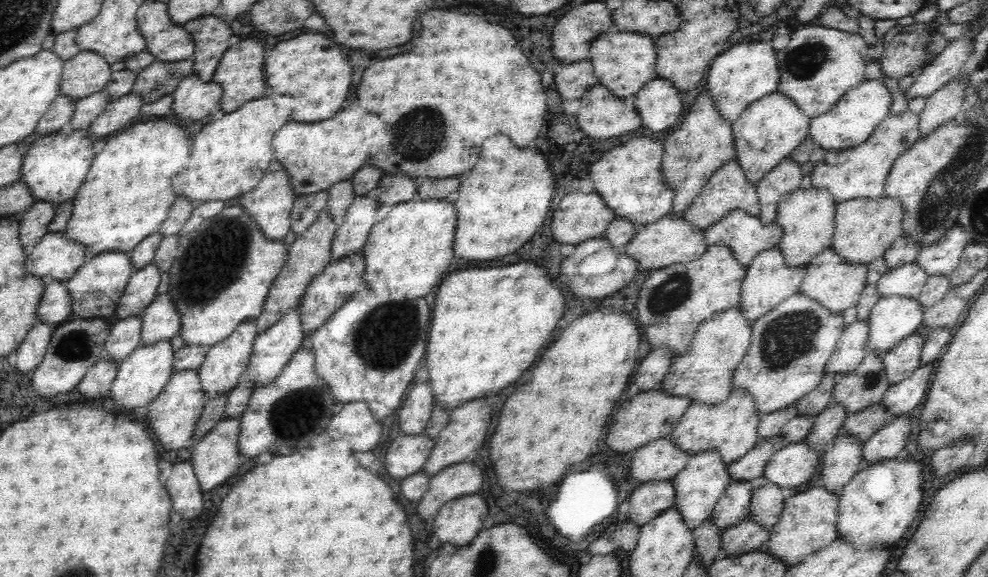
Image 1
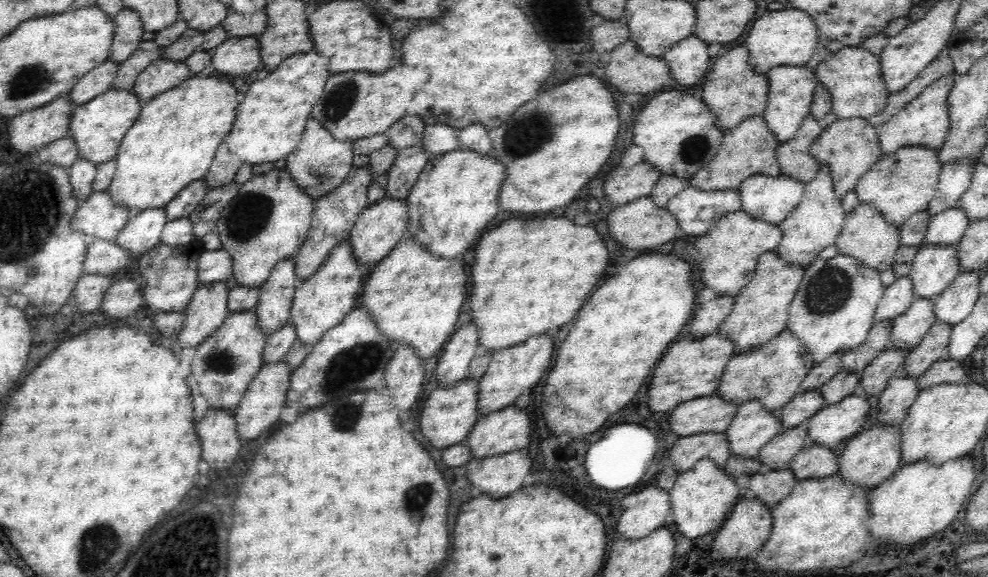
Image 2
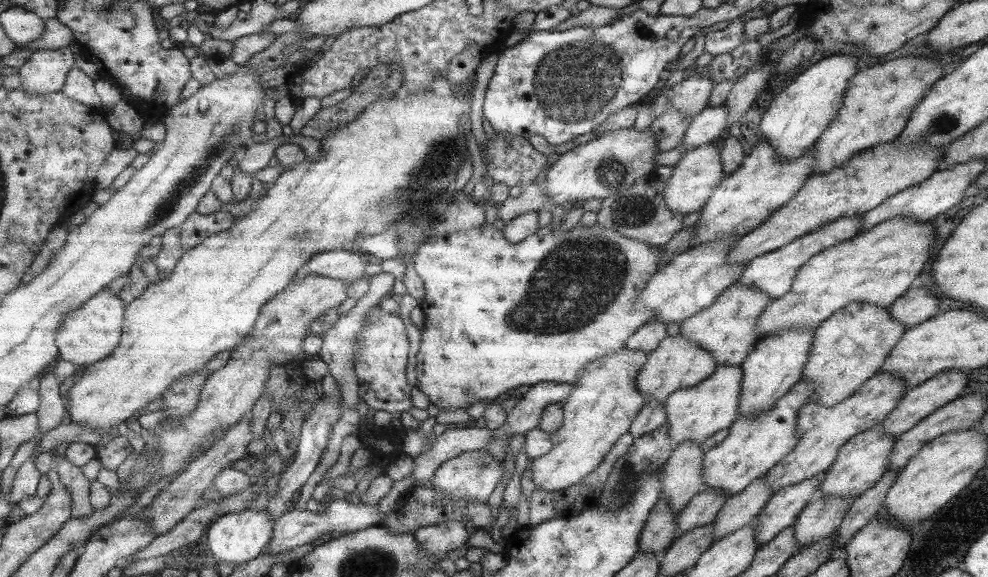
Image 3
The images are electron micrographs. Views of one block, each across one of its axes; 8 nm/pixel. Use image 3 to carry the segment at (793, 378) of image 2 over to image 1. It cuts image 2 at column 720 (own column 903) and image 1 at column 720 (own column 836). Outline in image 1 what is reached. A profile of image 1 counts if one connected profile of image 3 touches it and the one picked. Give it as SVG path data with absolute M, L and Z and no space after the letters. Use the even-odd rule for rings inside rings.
M734 388L724 402L717 405L704 405L692 402L671 431L671 441L675 448L683 450L691 457L704 450L715 450L729 465L742 458L759 441L758 425L761 414L755 408L755 401L744 389Z

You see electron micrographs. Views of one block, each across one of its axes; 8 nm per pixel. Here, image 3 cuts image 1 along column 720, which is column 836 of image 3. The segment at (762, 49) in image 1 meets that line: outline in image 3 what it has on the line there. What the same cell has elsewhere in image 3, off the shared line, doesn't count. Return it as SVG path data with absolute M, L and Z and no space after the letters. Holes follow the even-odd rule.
M851 52L825 55L807 67L787 88L774 96L760 121L761 137L786 161L801 157L834 121L843 103L847 83L858 73L859 58Z

